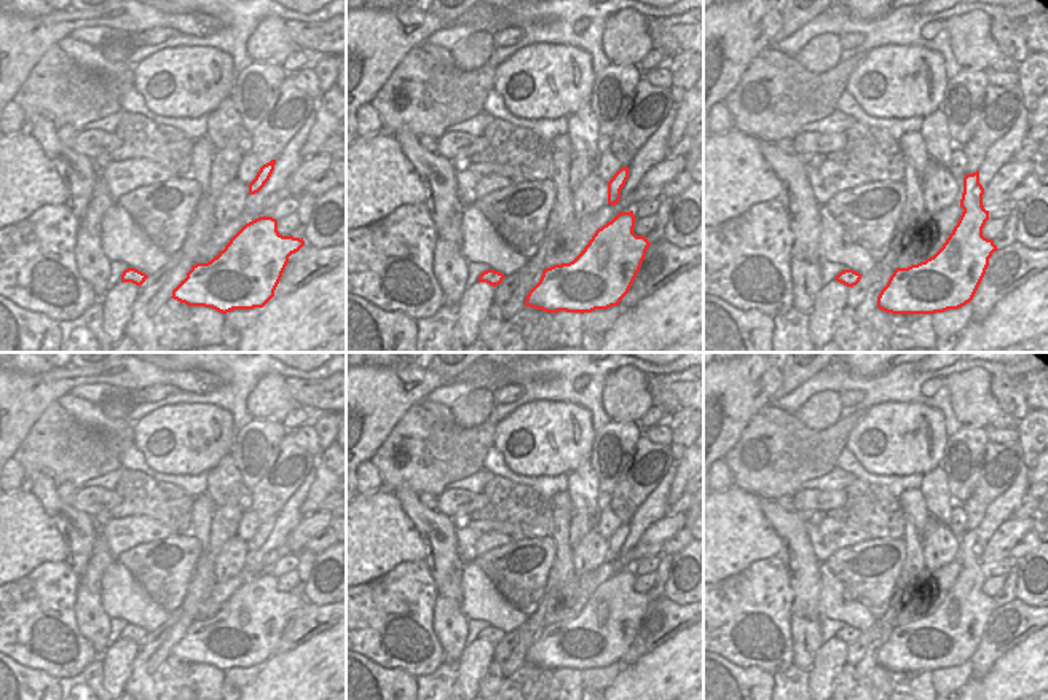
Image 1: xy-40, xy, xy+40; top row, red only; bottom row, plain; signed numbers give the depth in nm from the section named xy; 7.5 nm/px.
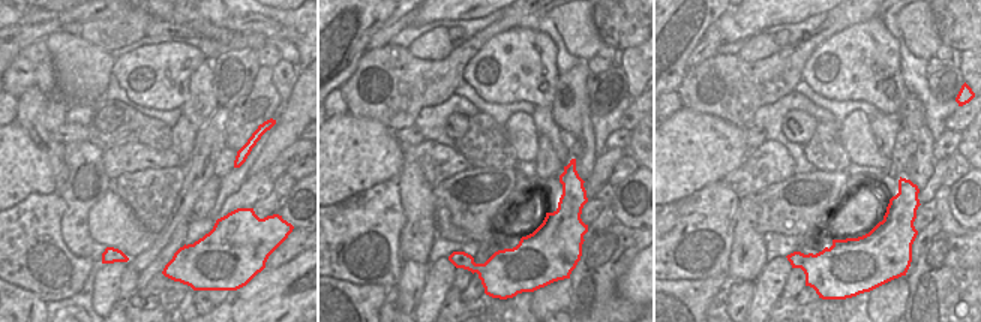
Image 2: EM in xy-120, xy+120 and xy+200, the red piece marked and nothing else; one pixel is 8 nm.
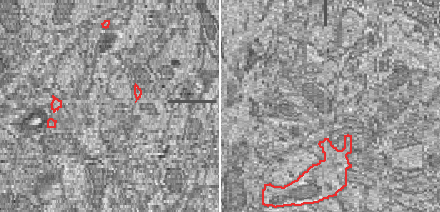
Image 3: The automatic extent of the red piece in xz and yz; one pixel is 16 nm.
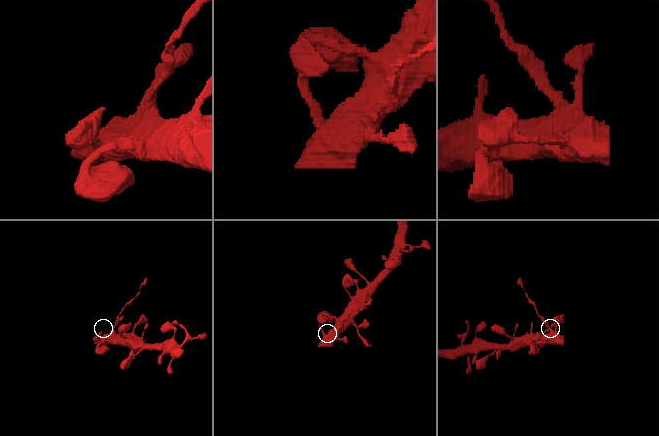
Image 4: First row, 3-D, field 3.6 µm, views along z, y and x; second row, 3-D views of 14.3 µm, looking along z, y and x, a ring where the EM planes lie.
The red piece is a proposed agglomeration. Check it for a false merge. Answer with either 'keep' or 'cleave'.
cleave

